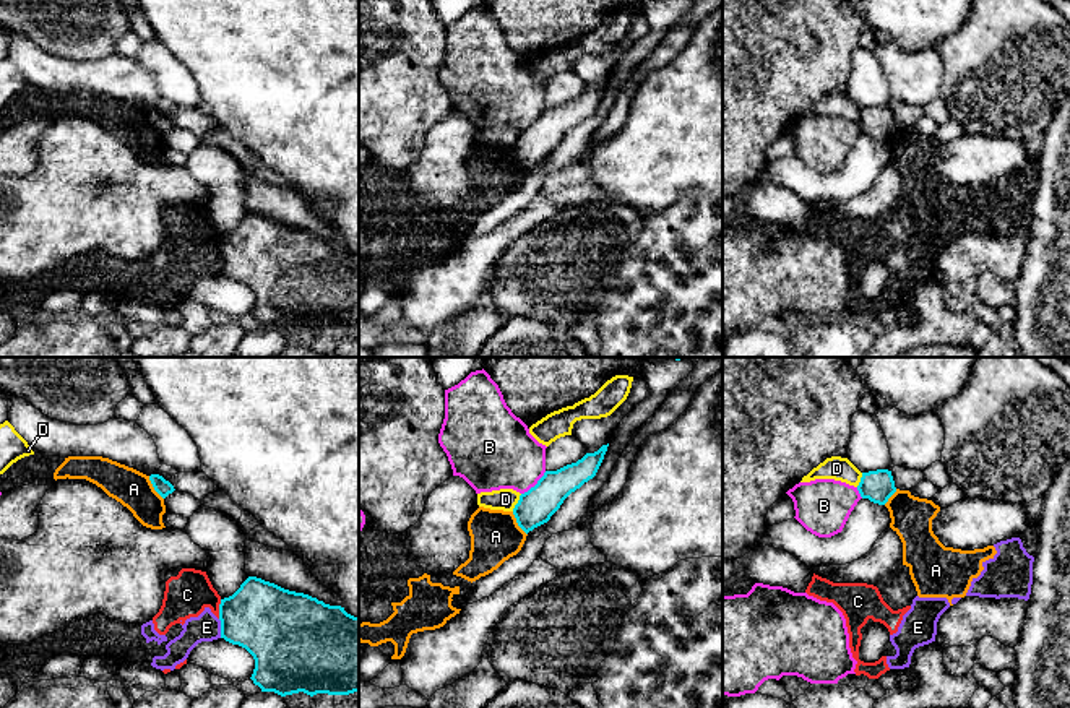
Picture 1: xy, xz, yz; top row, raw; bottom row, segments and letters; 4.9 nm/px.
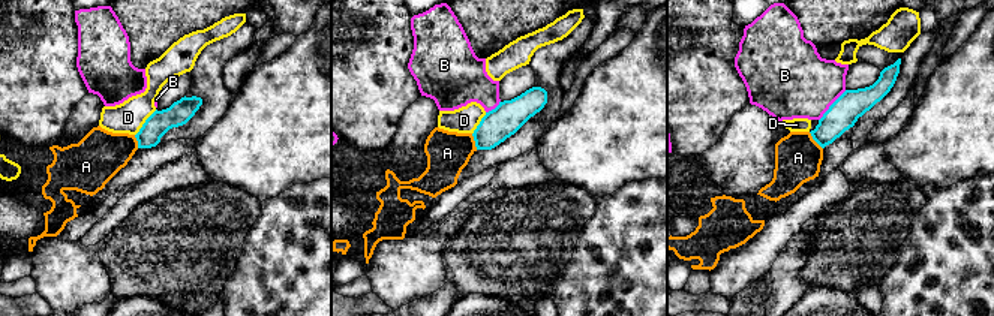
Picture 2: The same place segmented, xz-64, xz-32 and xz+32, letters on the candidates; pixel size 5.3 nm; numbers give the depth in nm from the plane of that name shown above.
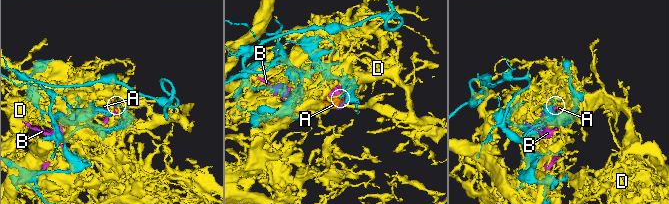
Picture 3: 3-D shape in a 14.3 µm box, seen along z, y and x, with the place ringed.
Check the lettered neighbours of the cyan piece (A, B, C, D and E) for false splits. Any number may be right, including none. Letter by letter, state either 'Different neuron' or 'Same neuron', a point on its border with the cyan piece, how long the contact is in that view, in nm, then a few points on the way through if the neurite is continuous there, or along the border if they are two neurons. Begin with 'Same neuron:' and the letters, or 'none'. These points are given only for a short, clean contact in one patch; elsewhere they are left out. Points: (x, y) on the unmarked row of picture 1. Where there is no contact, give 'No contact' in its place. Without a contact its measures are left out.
Same neuron: none
A: Different neuron. Touches cyan at xy (153, 122). Shared border 140 nm. Boundary: xy (148, 112), (153, 125), (163, 135)
B: Different neuron. Touches cyan at xz (536, 120). Shared border 170 nm
C: Different neuron. Touches cyan at xy (220, 246). Shared border 100 nm. Boundary: xy (221, 236), (218, 254)
D: Different neuron. Touches cyan at xz (518, 138). Shared border 100 nm
E: Different neuron. Touches cyan at xy (221, 265). Shared border 100 nm

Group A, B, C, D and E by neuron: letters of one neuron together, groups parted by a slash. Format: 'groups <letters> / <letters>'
groups A C E / B / D

